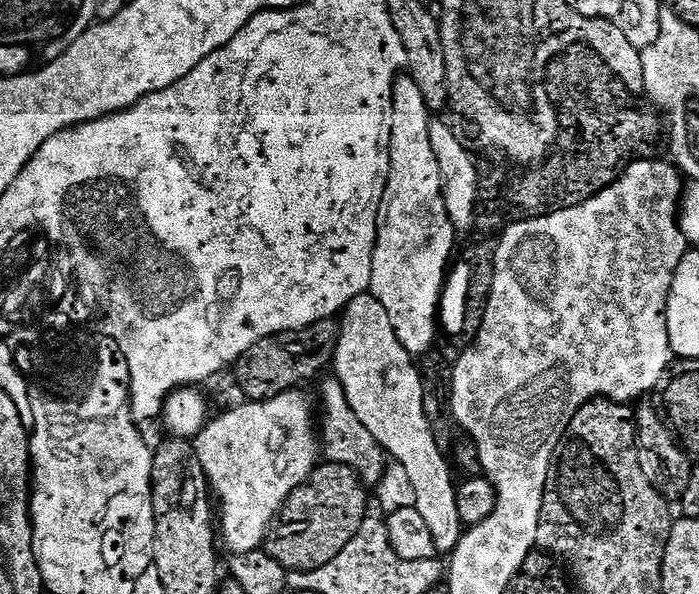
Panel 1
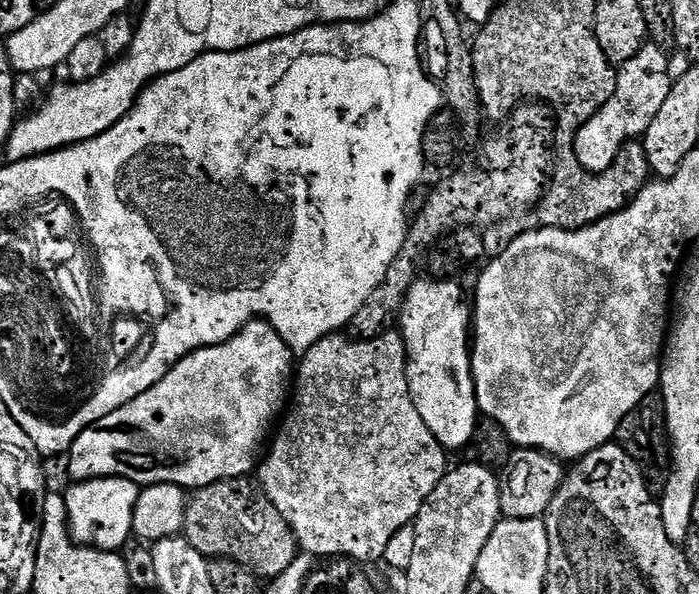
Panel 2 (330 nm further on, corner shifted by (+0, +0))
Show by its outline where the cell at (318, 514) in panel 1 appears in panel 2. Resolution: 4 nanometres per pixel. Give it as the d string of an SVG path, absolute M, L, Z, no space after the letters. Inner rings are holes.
M248 478L219 480L205 488L195 489L186 500L182 536L204 557L233 560L257 578L273 578L282 574L294 562L298 555L298 545L286 518L278 514L274 502L270 502L259 483L252 481L251 484L250 481Z

